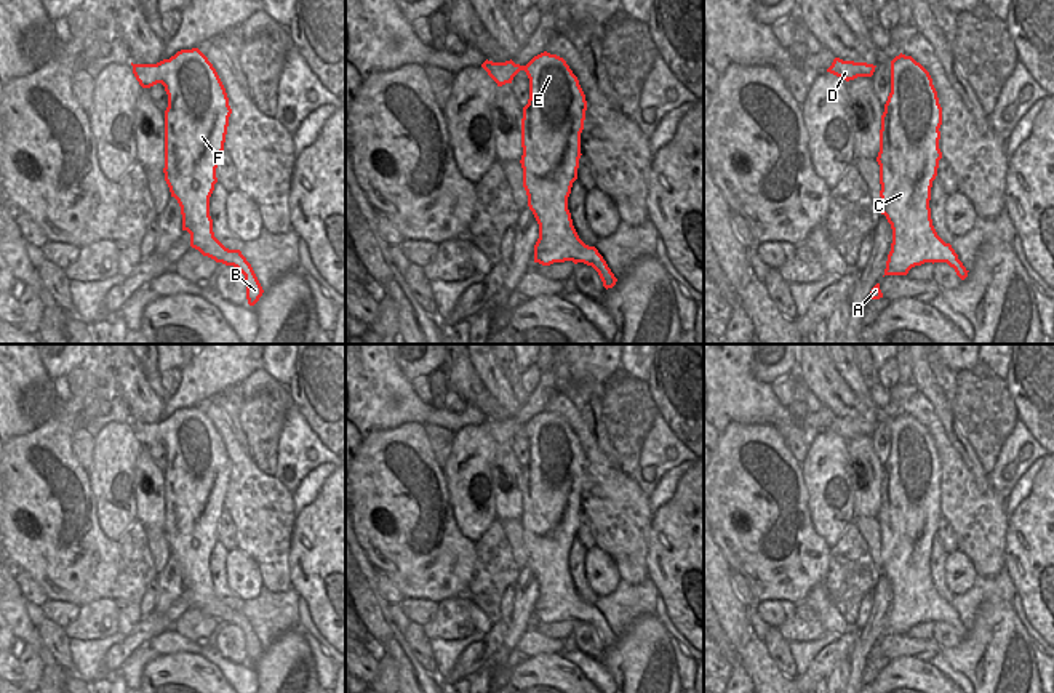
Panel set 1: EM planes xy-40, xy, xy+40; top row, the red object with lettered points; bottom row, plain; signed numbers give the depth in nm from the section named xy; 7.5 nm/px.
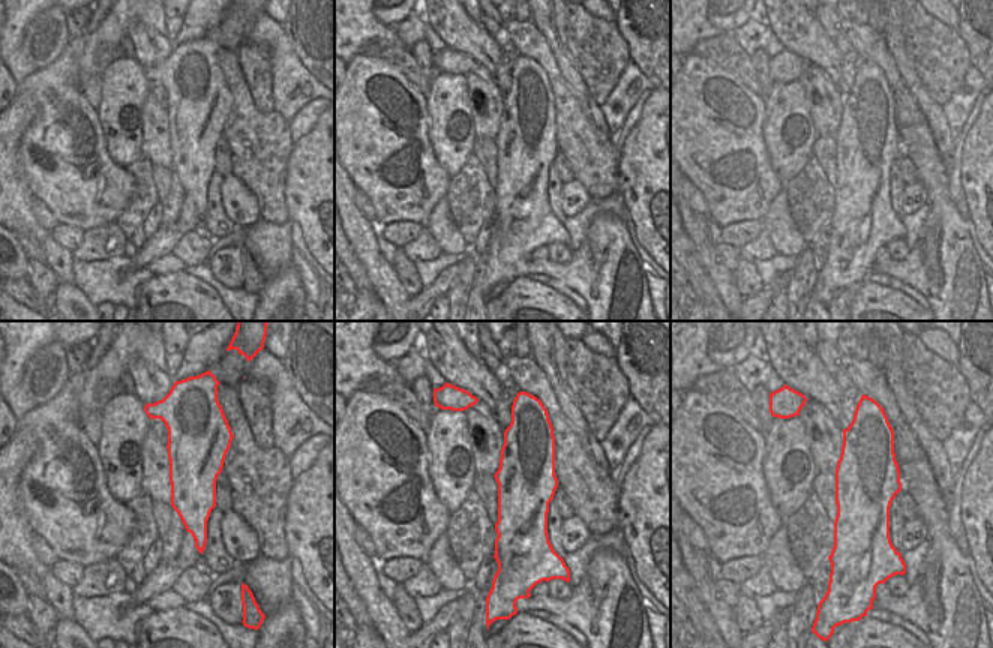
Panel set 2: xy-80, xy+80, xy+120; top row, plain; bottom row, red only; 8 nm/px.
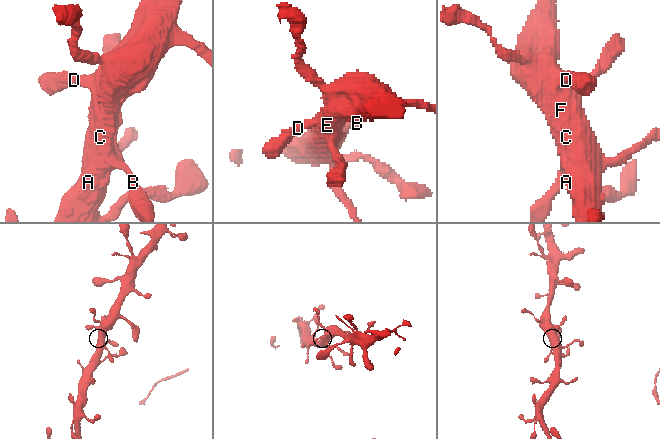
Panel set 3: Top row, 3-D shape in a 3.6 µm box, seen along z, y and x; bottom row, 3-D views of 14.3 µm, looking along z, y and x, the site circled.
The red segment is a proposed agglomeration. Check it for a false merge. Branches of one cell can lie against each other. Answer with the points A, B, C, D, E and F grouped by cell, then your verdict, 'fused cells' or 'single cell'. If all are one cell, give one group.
A B C D E F; single cell

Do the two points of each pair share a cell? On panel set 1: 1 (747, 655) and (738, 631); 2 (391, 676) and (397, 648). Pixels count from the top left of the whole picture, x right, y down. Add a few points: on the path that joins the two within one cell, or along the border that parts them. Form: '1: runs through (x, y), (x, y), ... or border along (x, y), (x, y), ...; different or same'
1: runs through (747, 648), (742, 637); same
2: border along (375, 648), (384, 650), (394, 660), (399, 676); different

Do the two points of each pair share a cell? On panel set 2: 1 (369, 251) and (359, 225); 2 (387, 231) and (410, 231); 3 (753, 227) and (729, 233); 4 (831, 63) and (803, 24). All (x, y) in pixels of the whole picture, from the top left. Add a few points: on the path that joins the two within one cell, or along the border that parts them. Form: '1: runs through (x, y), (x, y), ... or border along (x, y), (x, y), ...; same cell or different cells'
1: runs through (365, 245), (363, 236), (359, 231); same cell
2: runs through (393, 231), (404, 231); same cell
3: runs through (747, 230), (735, 233); same cell
4: runs through (824, 54), (803, 33); same cell

